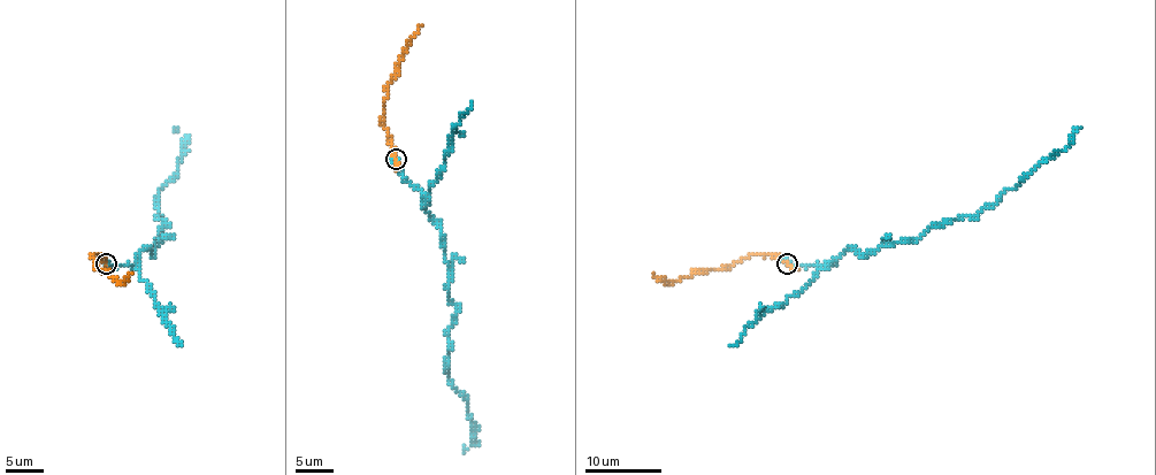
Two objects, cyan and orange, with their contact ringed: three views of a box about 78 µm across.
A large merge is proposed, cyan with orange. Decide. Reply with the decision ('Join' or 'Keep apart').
Join

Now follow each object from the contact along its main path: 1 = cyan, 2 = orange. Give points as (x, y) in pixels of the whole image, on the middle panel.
1: (396, 160), (442, 232), (448, 296), (456, 307), (445, 374), (467, 400), (473, 426), (474, 446), (462, 452)
2: (396, 158), (383, 120), (387, 83), (396, 74), (400, 56), (421, 24)

